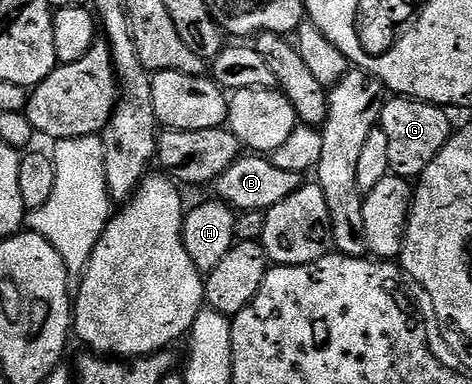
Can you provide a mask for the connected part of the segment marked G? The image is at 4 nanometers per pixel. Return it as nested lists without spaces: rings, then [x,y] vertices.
[[[390,97],[383,102],[380,125],[388,141],[388,165],[390,174],[407,181],[417,180],[428,169],[428,165],[438,156],[440,149],[452,134],[449,110],[433,103],[421,103],[419,99]]]

